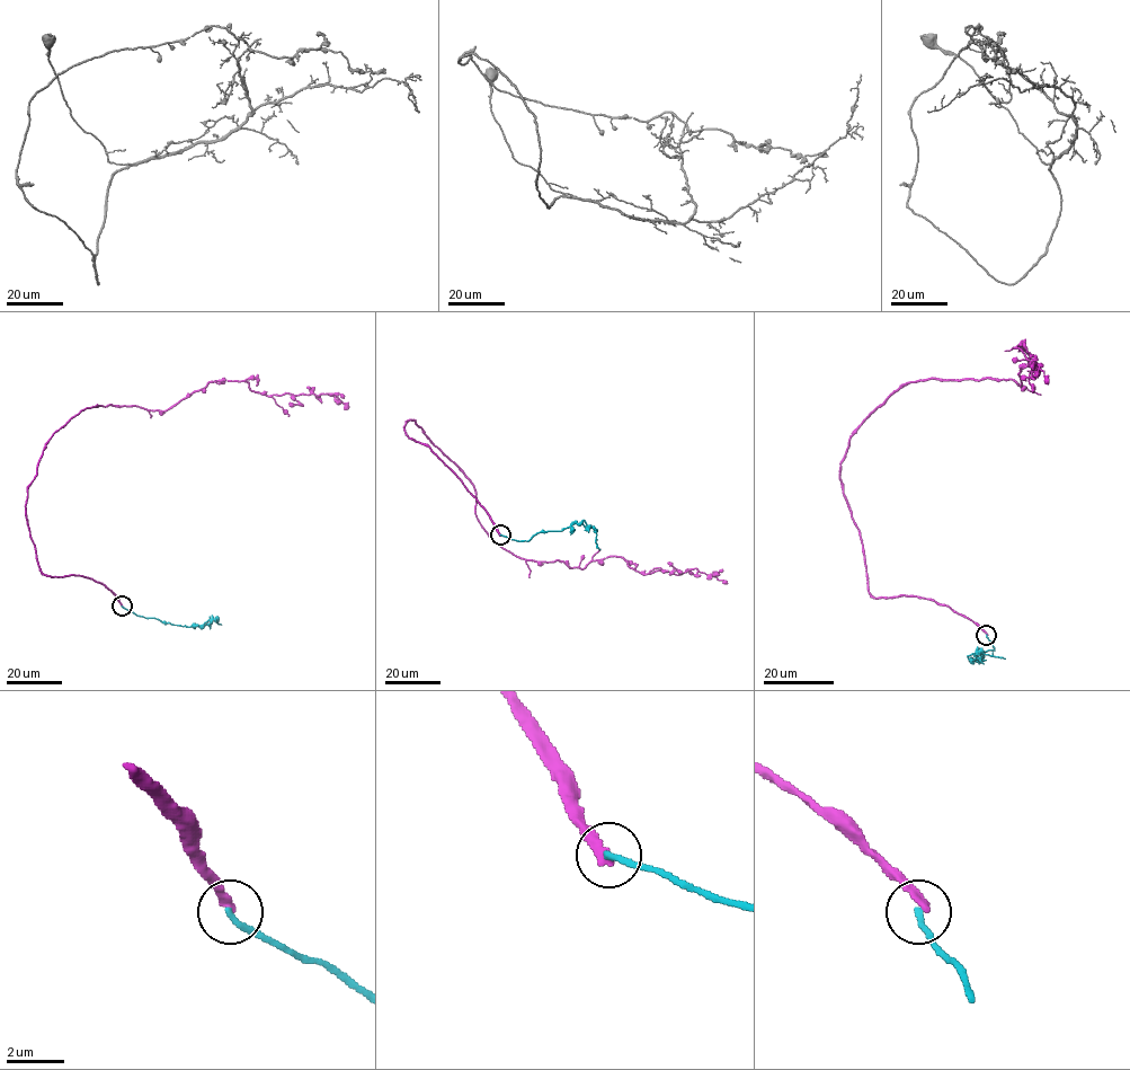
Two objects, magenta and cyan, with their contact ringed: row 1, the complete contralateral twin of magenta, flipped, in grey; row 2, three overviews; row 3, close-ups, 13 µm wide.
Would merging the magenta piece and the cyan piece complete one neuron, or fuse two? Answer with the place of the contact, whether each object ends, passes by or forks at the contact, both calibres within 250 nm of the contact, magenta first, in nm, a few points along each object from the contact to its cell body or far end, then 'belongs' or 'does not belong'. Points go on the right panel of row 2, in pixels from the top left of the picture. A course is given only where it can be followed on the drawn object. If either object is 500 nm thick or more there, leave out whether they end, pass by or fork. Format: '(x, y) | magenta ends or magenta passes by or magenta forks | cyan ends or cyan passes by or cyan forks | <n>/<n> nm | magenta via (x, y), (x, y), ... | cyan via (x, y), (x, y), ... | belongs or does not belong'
(986, 635) | magenta ends | cyan ends | 280/240 nm | magenta via (986, 634), (928, 599), (872, 597), (841, 461), (907, 383), (1021, 386), (1030, 356), (1015, 346), (1048, 385) | cyan via (986, 635), (994, 651), (982, 654), (981, 660), (971, 660), (977, 659), (978, 652), (1005, 659) | does not belong

